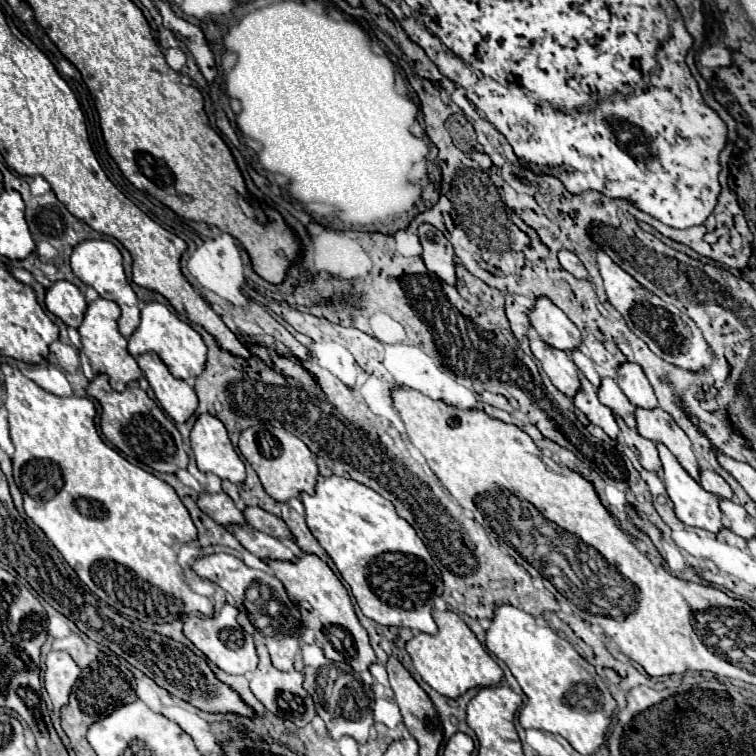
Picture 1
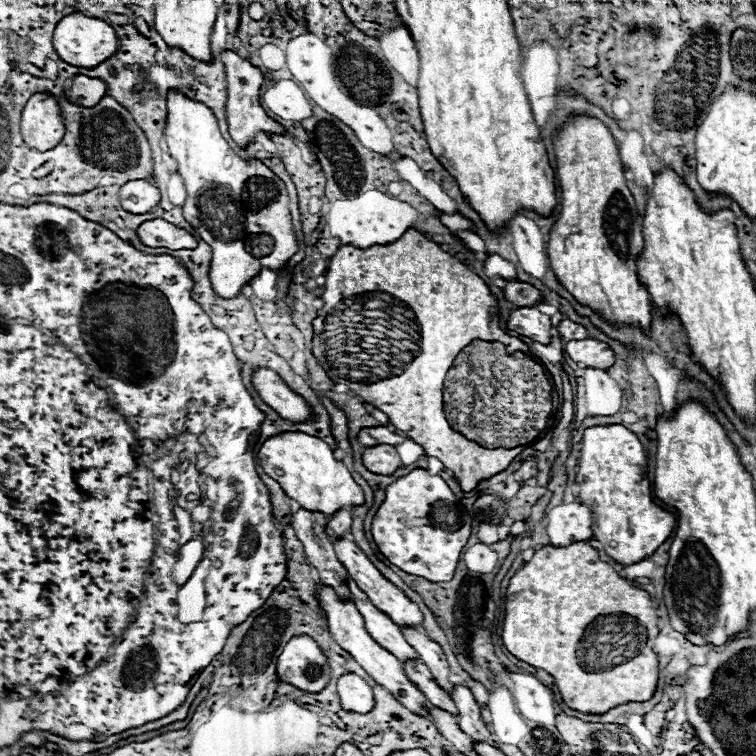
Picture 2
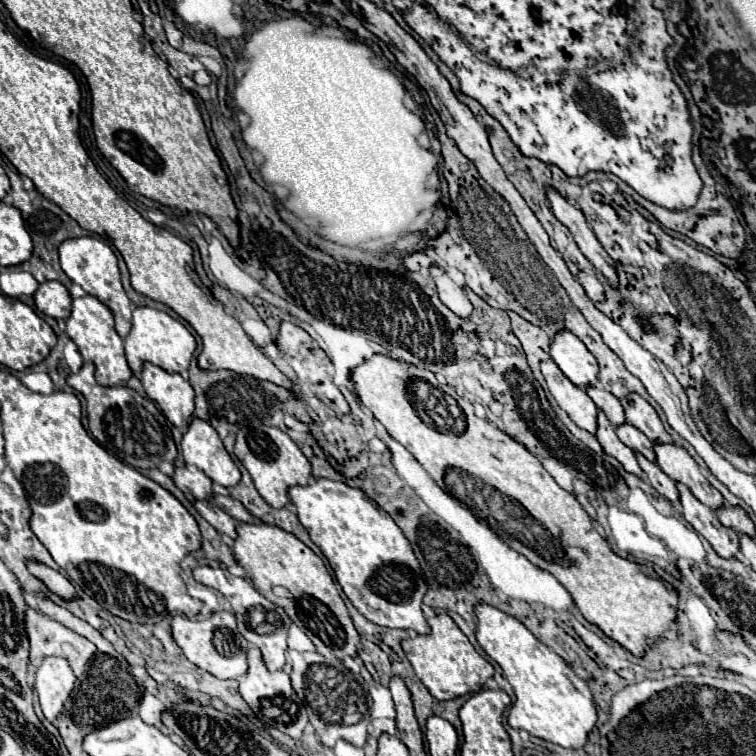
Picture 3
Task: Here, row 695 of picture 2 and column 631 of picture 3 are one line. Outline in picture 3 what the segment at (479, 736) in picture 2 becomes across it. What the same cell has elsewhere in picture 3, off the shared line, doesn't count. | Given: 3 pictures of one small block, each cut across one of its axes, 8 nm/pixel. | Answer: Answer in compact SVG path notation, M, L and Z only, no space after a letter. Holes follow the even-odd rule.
M598 412L598 432L596 432L596 438L602 444L602 448L604 448L606 454L610 454L610 456L614 456L616 460L622 462L622 466L626 468L626 472L632 472L632 474L644 478L644 472L638 466L634 452L630 452L630 448L626 448L626 444L622 444L618 440L618 436L616 436L610 420L606 420L606 416L602 416L602 412Z

